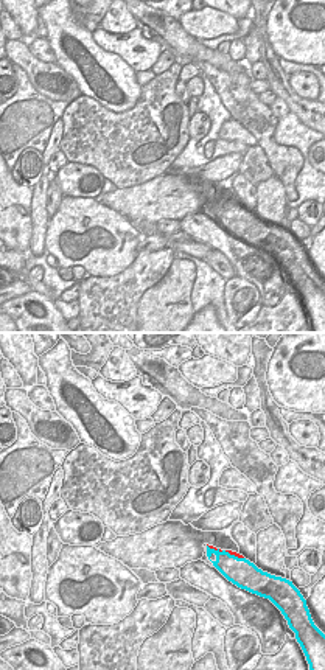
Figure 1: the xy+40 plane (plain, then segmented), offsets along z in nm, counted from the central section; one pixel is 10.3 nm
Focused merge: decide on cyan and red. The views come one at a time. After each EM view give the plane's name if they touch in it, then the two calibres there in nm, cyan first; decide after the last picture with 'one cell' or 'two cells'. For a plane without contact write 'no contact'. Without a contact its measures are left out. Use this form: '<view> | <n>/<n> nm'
xy+40 | 260/50 nm

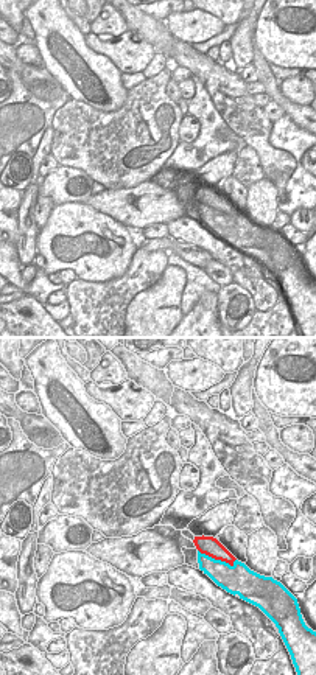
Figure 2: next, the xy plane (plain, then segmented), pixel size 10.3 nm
xy | 280/200 nm

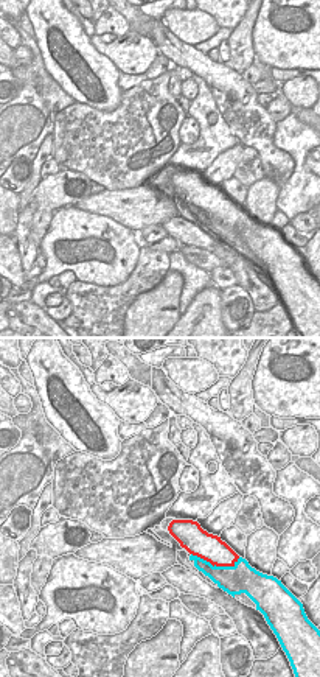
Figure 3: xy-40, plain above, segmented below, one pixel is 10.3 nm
xy-40 | 280/280 nm

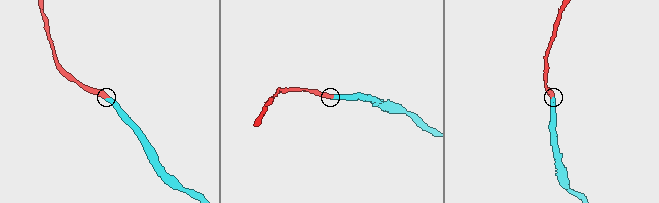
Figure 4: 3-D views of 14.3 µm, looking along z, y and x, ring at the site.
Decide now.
one cell

